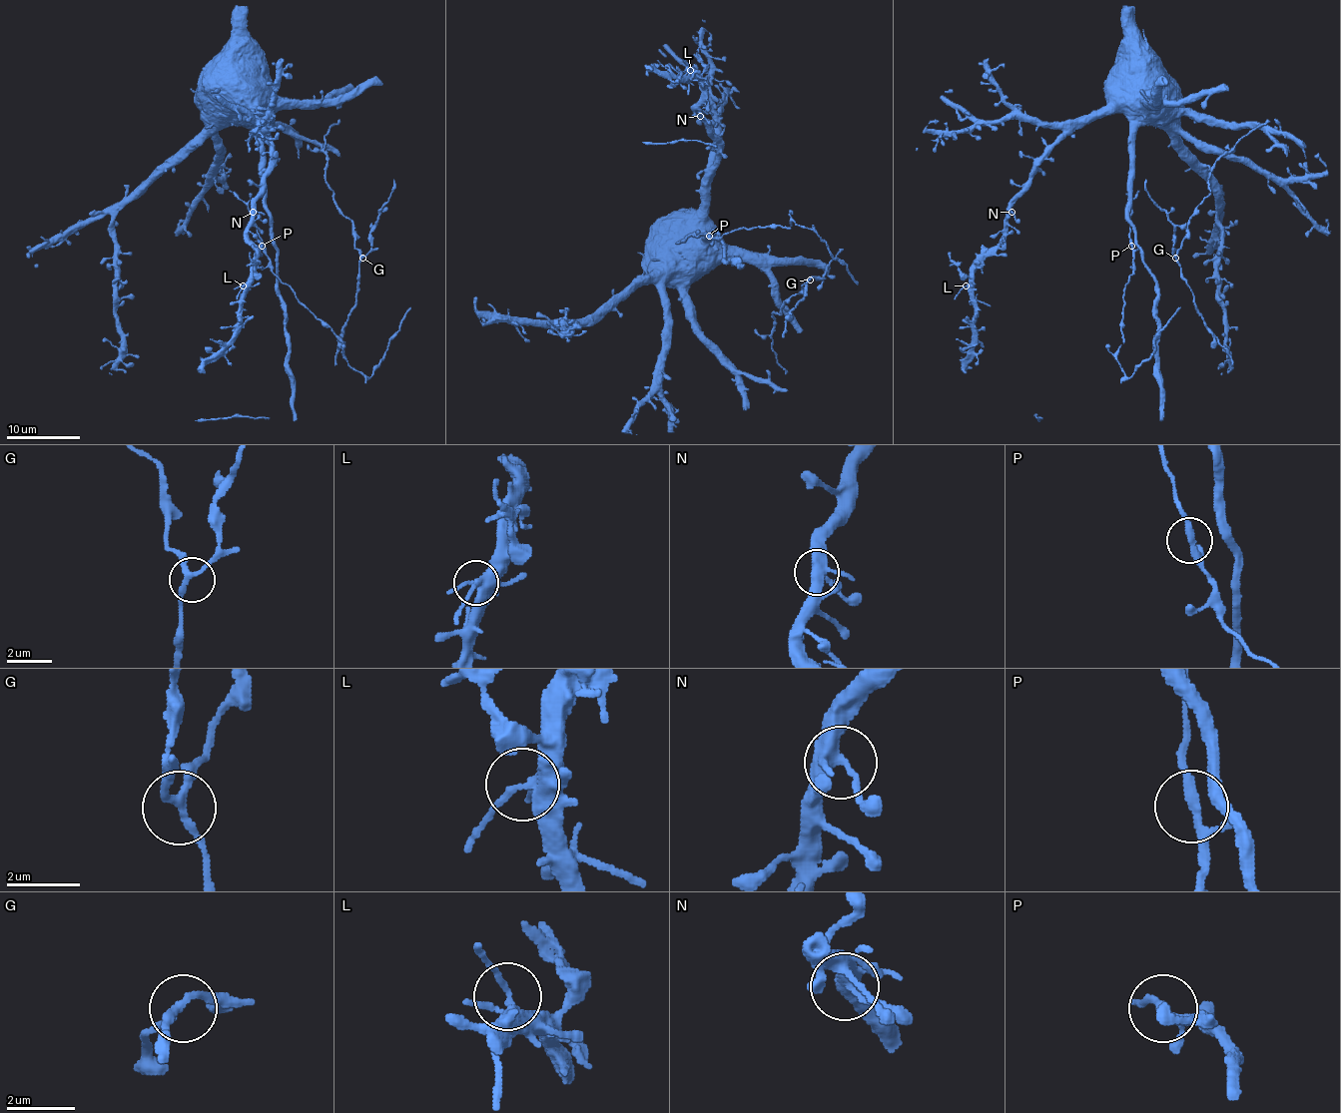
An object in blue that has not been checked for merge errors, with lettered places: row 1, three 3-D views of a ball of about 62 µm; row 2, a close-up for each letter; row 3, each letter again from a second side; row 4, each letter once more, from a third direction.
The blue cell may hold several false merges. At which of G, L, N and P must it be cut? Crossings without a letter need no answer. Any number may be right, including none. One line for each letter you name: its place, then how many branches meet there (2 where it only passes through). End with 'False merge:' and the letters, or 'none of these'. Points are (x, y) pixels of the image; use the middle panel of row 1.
False merge: none of these

